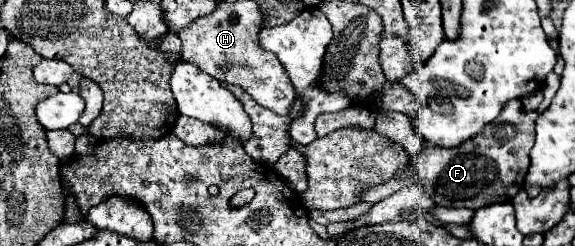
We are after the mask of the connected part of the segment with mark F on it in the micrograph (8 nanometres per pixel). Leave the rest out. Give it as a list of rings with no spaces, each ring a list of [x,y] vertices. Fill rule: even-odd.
[[[519,99],[507,103],[495,123],[489,123],[483,133],[463,143],[457,149],[441,149],[427,145],[419,155],[419,181],[423,183],[435,205],[479,209],[491,203],[511,201],[511,187],[519,191],[523,187],[525,173],[529,169],[529,151],[535,143],[535,119],[539,111],[527,111]]]

